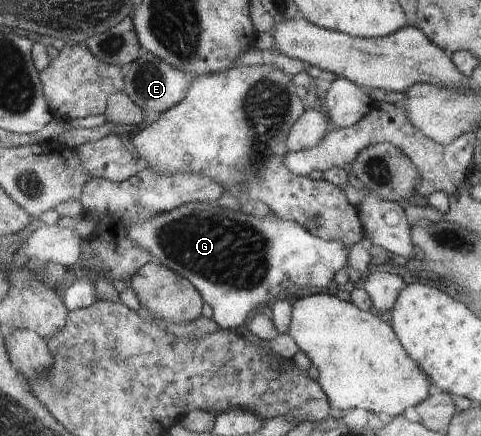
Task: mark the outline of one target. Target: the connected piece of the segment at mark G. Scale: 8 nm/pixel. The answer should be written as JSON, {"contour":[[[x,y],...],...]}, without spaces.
{"contour":[[[196,201],[192,204],[185,204],[181,207],[175,208],[172,212],[165,212],[161,215],[155,216],[142,224],[135,224],[129,231],[129,237],[134,241],[136,246],[141,249],[147,250],[150,254],[153,254],[158,262],[170,267],[174,272],[177,272],[180,276],[191,280],[191,283],[195,284],[199,293],[203,296],[206,303],[213,309],[213,319],[222,327],[223,330],[235,330],[239,326],[247,323],[247,315],[251,315],[259,305],[263,303],[271,303],[275,301],[289,285],[301,285],[301,287],[329,287],[333,277],[337,275],[337,271],[346,269],[350,263],[350,247],[345,242],[327,241],[317,237],[315,234],[307,231],[300,223],[285,221],[277,216],[271,216],[266,218],[255,219],[255,217],[249,217],[245,213],[235,213],[235,211],[229,211],[224,209],[217,202],[202,202]]]}

